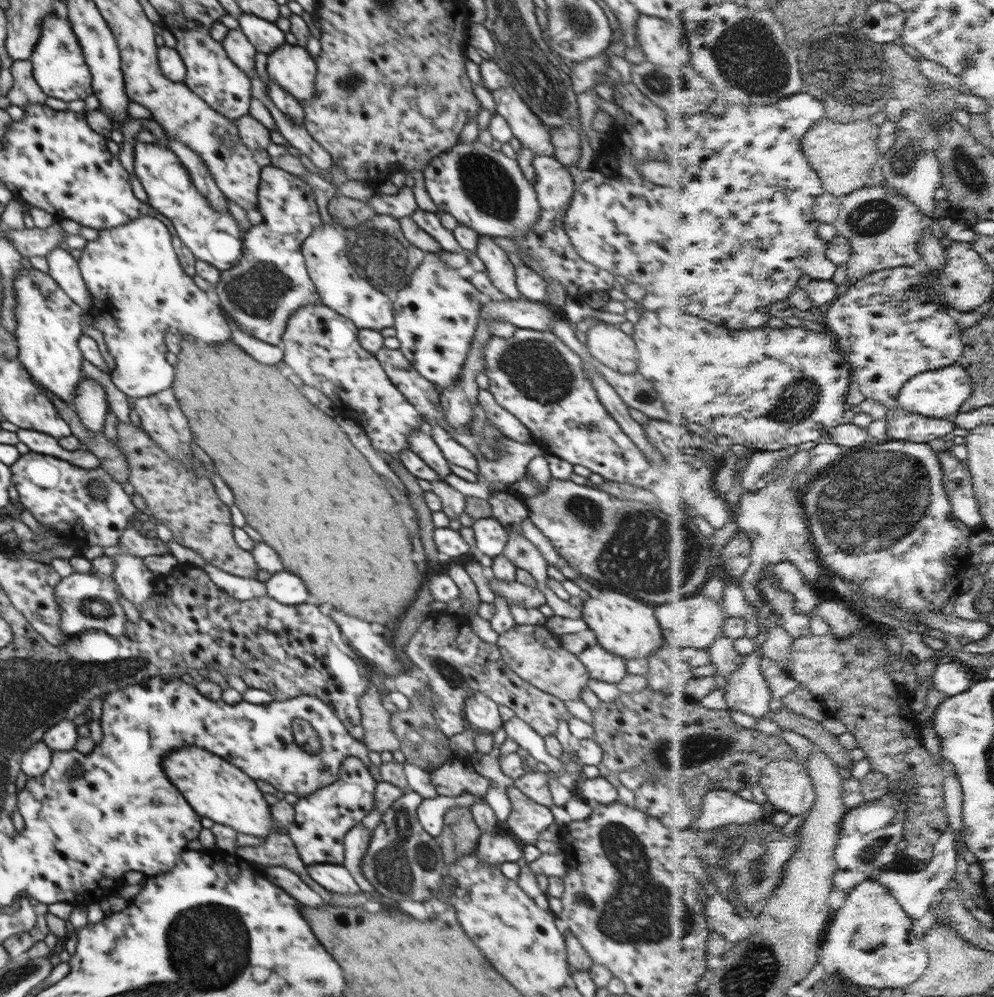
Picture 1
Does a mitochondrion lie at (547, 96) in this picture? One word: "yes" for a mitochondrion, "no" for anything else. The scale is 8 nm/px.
yes

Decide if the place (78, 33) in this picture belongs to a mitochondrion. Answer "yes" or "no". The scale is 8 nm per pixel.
no

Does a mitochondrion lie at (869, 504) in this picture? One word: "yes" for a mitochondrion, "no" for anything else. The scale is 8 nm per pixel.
yes

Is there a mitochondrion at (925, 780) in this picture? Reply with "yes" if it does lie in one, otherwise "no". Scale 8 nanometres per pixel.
no

